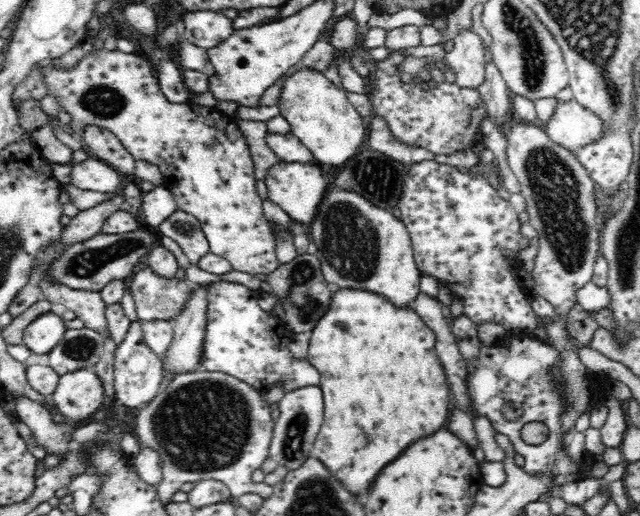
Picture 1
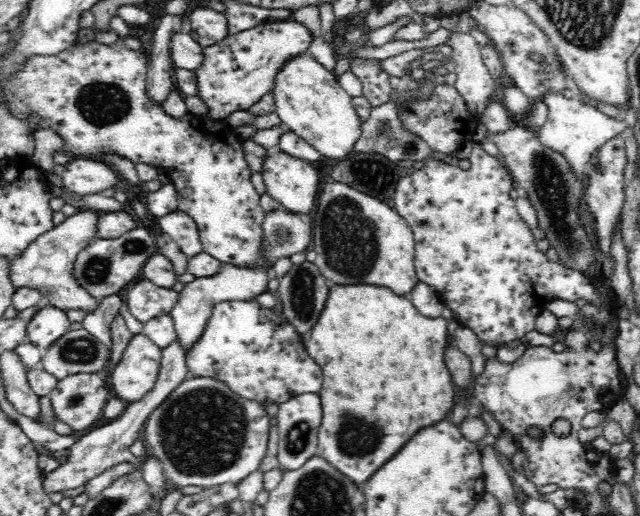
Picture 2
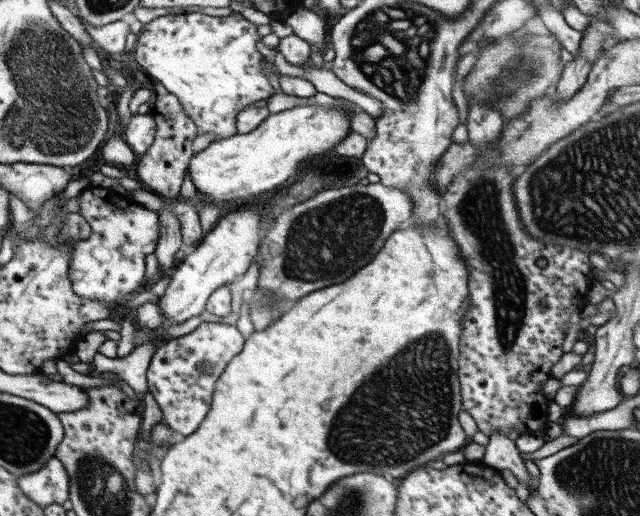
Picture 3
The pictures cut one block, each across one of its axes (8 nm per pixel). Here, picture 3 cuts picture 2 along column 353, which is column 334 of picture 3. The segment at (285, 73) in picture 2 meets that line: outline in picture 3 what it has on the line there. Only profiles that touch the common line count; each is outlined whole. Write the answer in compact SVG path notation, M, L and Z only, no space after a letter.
M340 102L340 106L295 106L270 114L252 131L211 142L192 156L188 163L190 180L198 193L220 203L271 190L285 178L293 176L302 163L333 151L335 144L349 134L349 108L350 104Z

